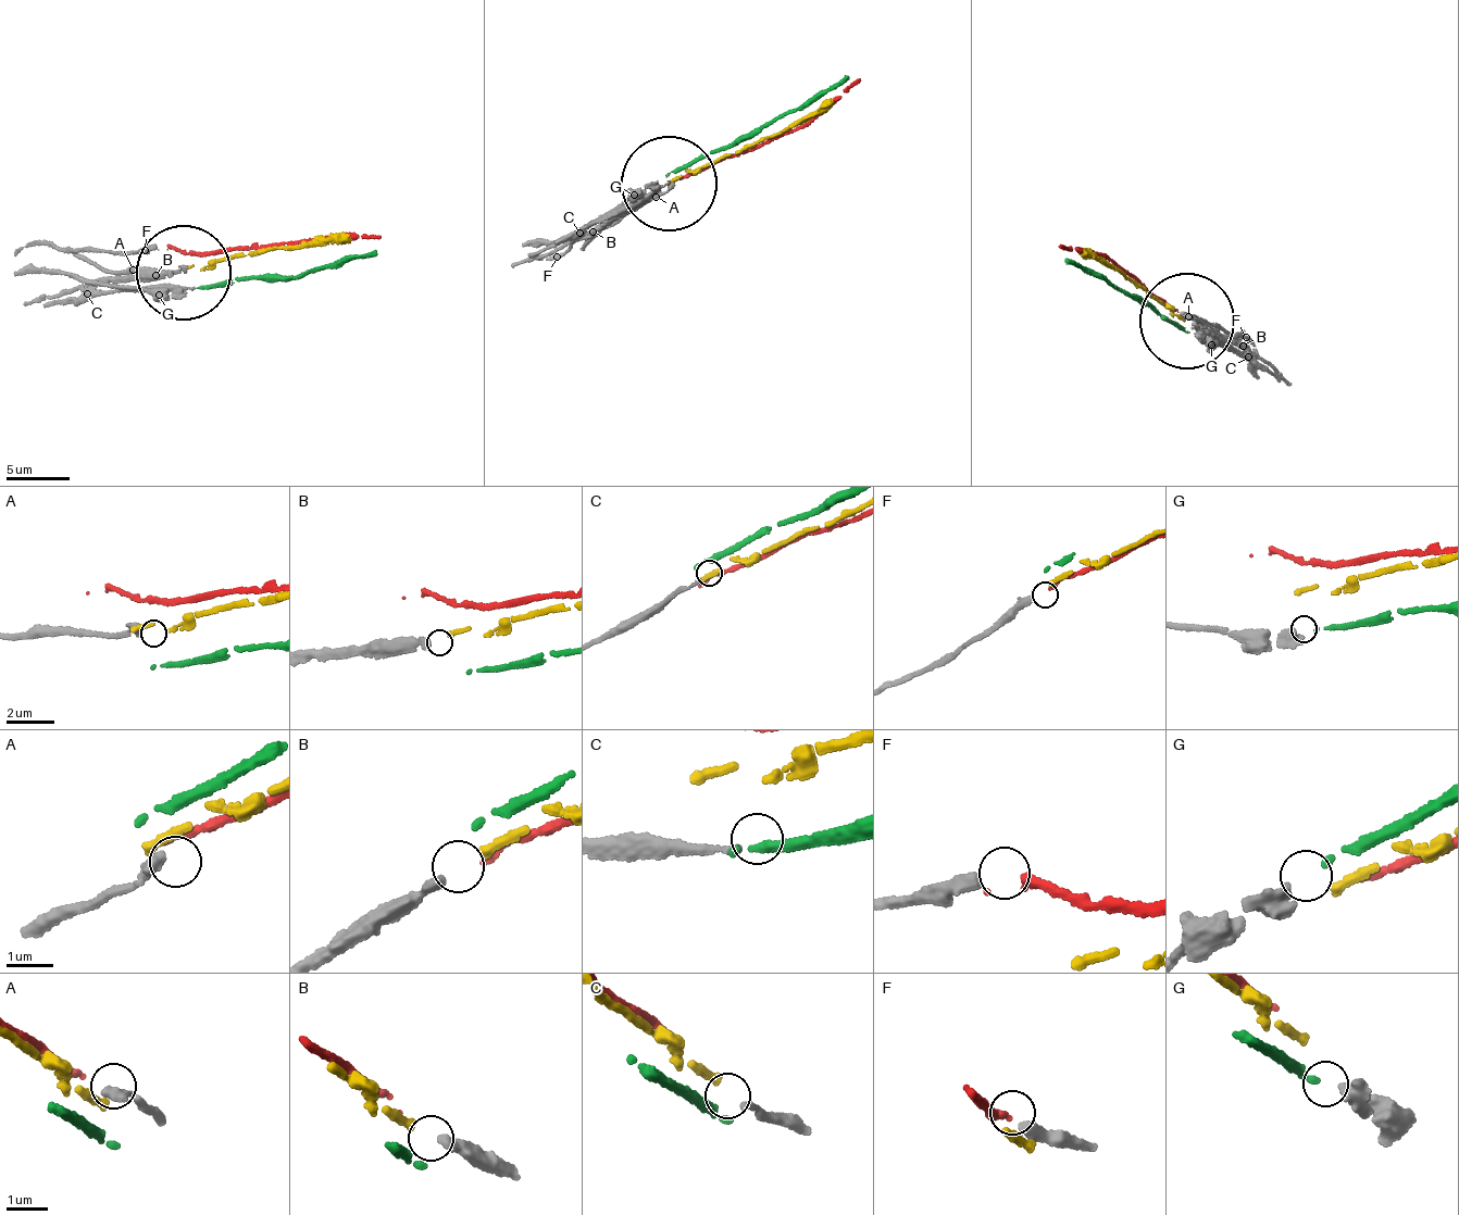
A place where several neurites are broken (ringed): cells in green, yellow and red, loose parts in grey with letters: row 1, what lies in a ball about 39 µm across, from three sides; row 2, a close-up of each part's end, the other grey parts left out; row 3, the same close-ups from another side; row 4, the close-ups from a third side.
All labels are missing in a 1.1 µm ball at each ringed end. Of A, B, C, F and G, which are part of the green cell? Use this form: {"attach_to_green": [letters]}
{"attach_to_green": ["G"]}

